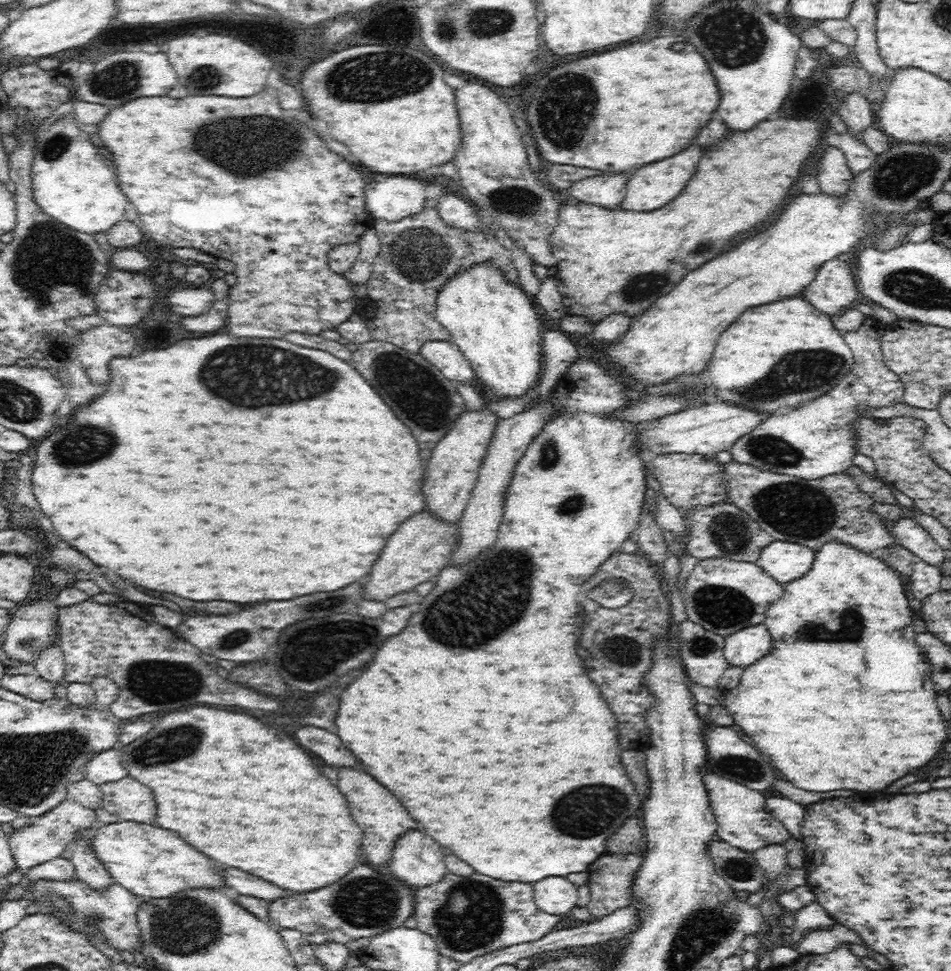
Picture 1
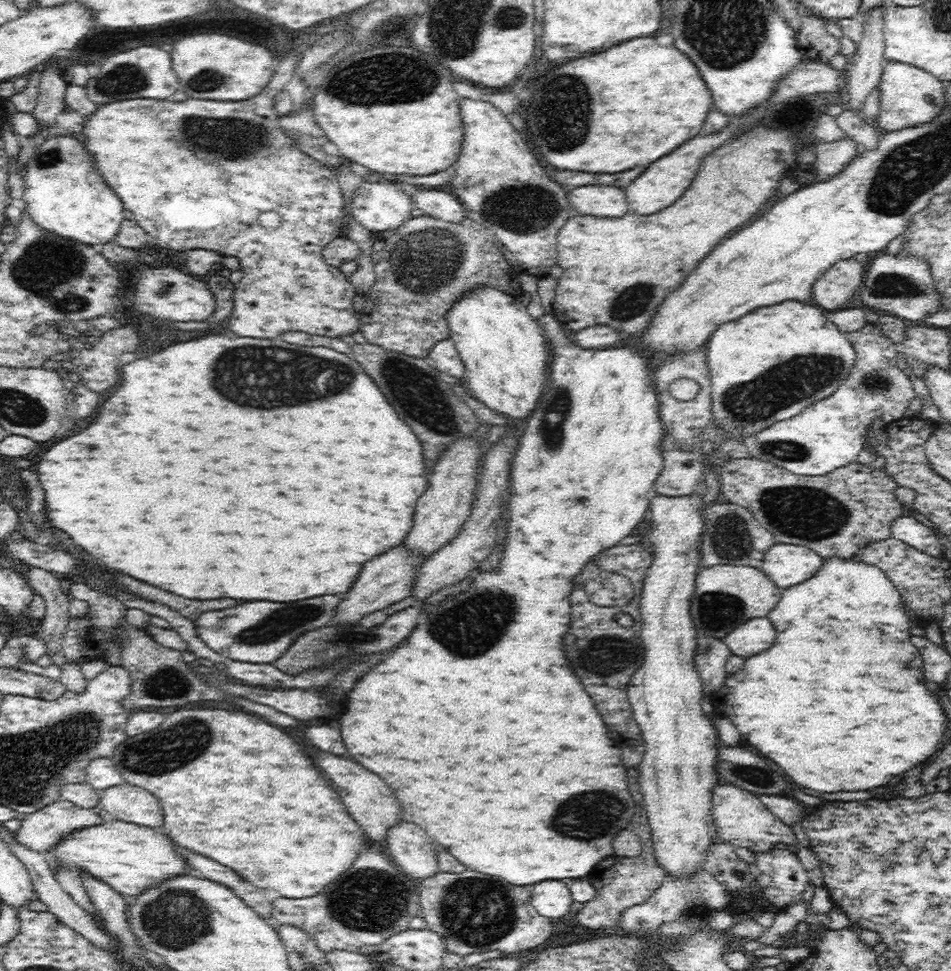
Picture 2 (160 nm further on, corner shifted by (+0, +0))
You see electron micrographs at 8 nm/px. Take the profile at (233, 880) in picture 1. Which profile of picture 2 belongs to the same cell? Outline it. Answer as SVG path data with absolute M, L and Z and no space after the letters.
M178 848L178 852L184 854L184 858L188 860L192 870L198 870L198 874L196 874L198 878L210 878L210 880L226 884L230 888L234 888L238 882L242 882L242 878L232 868L222 866L222 864L218 864L212 858L206 858L202 854L196 854L192 850L182 850L182 848Z

